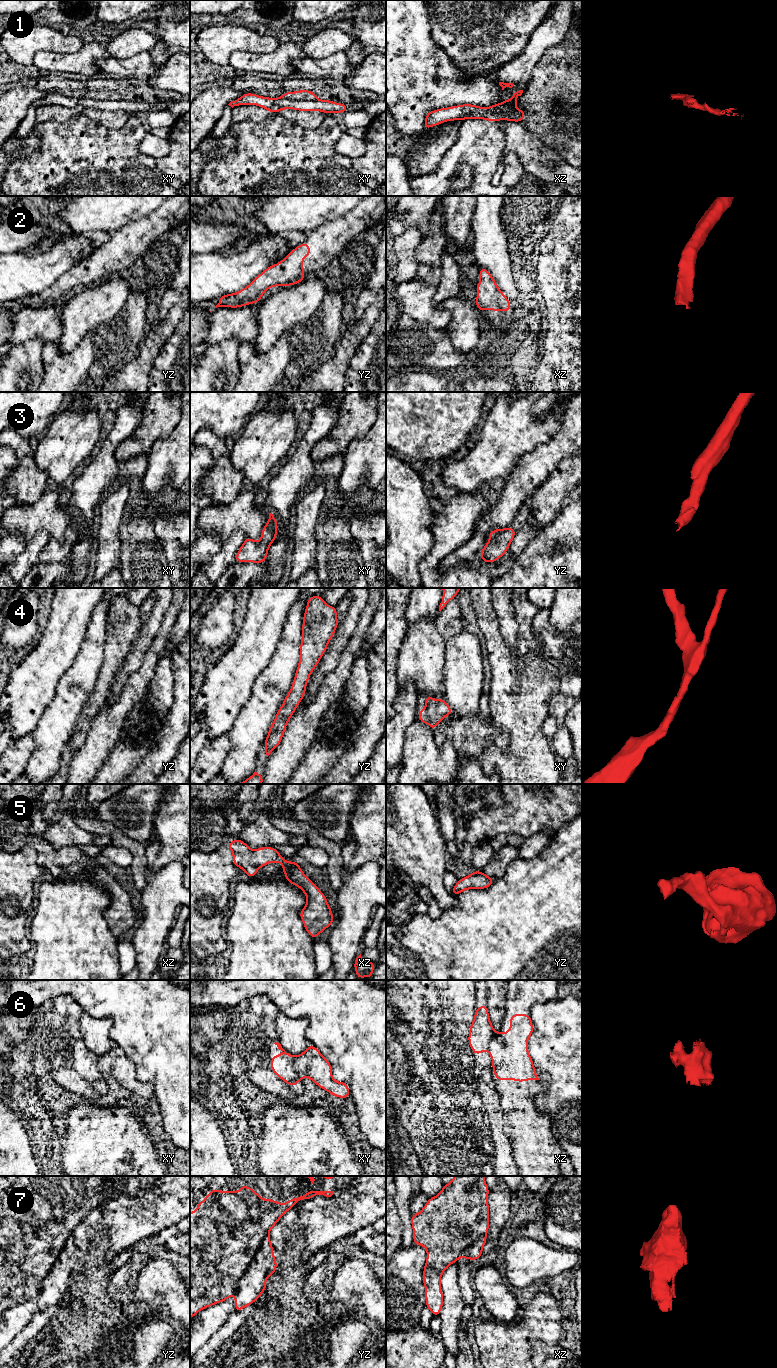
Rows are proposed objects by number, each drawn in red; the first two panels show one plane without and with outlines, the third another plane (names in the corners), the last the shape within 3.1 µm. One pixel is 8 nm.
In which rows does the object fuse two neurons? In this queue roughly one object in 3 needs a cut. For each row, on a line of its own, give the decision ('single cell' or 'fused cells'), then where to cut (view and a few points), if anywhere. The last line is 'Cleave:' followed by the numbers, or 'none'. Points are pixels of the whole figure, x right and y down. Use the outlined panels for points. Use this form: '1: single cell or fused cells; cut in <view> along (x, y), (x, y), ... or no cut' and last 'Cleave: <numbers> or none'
1: fused cells; cut in xy along (282, 97), (298, 100), (317, 99)
2: single cell; no cut
3: single cell; no cut
4: single cell; no cut
5: single cell; no cut
6: fused cells; cut in xy along (294, 1057), (293, 1069), (301, 1077)
7: fused cells; cut in yz along (267, 1234), (233, 1292)
Cleave: 1, 6, 7

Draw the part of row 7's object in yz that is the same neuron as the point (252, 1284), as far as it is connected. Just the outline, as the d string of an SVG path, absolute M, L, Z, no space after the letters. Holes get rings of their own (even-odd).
M267 1235L234 1290L235 1312L254 1303L266 1290L267 1277L272 1276L277 1269L277 1260L273 1251L270 1237Z

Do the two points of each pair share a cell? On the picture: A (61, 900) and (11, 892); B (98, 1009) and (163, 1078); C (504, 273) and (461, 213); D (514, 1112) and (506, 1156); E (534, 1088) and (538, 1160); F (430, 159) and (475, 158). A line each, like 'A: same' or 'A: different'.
A: different
B: same
C: same
D: different
E: same
F: different

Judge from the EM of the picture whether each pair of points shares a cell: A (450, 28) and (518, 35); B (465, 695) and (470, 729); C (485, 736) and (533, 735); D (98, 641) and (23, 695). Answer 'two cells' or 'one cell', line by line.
A: one cell
B: two cells
C: two cells
D: two cells

